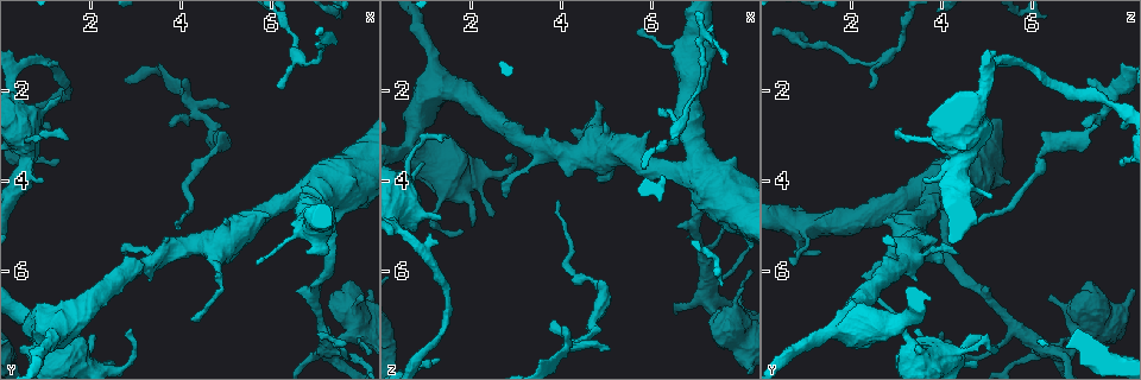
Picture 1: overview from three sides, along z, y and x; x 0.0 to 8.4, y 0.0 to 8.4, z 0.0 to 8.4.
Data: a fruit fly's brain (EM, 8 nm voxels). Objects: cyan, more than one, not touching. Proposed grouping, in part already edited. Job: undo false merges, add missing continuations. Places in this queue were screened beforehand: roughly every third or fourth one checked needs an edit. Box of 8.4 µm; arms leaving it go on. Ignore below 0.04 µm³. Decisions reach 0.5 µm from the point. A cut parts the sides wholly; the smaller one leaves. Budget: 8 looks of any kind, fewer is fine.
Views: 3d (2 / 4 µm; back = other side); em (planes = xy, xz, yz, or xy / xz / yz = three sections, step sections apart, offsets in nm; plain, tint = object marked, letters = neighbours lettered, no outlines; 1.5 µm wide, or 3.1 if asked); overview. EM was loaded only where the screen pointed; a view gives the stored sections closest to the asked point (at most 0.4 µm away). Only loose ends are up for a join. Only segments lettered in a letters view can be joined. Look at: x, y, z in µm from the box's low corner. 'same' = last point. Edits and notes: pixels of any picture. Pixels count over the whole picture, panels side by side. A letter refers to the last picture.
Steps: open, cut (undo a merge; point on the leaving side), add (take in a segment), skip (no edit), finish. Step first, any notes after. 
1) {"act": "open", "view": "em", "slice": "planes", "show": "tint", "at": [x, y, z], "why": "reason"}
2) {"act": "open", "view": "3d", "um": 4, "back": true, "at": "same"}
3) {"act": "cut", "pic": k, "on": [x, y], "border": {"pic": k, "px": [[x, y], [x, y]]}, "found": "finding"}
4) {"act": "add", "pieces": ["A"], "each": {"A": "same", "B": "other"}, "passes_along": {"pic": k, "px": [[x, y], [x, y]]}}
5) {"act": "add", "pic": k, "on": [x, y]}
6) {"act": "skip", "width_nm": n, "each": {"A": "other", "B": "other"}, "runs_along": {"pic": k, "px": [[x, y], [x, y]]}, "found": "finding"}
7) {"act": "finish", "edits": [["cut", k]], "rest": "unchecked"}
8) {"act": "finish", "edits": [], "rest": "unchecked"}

{"act": "open", "view": "em", "slice": "planes", "show": "tint", "at": [4.10, 1.80, 7.25], "why": "an open end"}

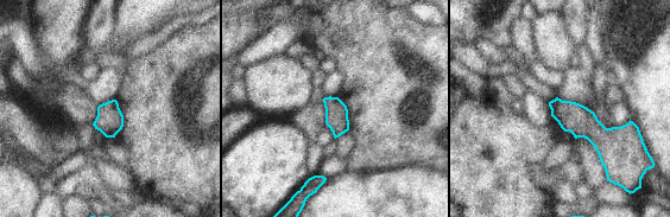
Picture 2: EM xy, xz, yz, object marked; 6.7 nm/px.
{"act": "open", "view": "em", "slice": "planes", "show": "letters", "at": "same", "why": "what lies round it"}

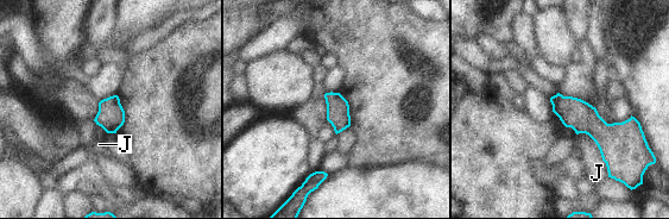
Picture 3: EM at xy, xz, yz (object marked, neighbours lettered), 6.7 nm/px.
{"act": "skip", "width_nm": 160, "each": {"J": "other"}, "runs_along": {"pic": 3, "px": [[554, 99], [599, 130], [624, 130]]}, "found": "no lettered segment goes on from it"}

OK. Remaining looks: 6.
{"act": "open", "view": "3d", "um": 4, "at": [3.85, 4.95, 4.45], "why": "branch stops here"}

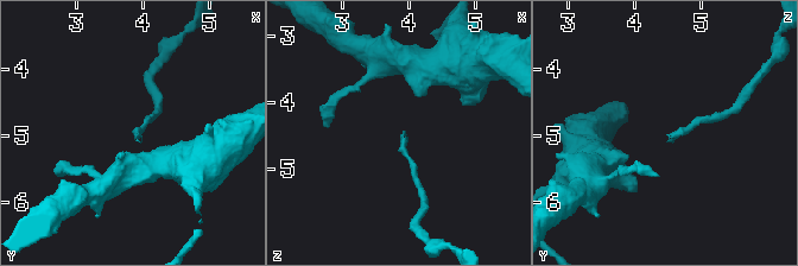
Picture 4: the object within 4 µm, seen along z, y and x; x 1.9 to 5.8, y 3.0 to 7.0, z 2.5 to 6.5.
{"act": "open", "view": "em", "slice": "xz", "step": 8, "show": "tint", "at": [3.90, 5.00, 4.40]}

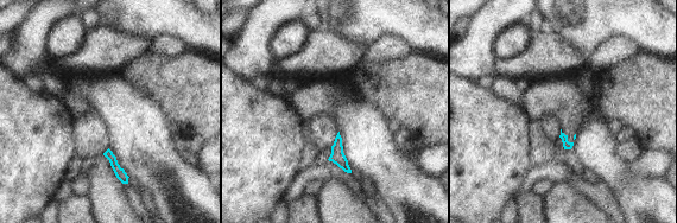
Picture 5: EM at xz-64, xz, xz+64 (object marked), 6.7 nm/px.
{"act": "open", "view": "em", "slice": "planes", "show": "letters", "at": "same"}

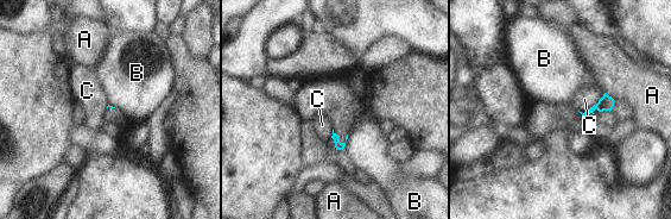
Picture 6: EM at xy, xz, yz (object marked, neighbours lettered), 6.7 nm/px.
{"act": "skip", "each": {"A": "other", "B": "other", "C": "other"}, "border": {"pic": 6, "px": [[346, 143], [342, 149]]}, "found": "none of them fits"}

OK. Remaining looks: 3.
{"act": "open", "view": "em", "slice": "xz", "step": 4, "show": "tint", "at": [2.95, 7.30, 3.40]}

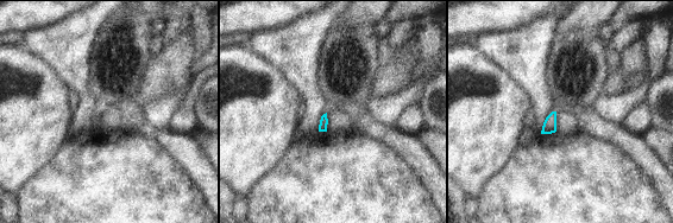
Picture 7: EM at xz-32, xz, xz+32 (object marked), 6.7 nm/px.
{"act": "open", "view": "em", "slice": "xy", "step": 8, "show": "letters", "at": "same"}

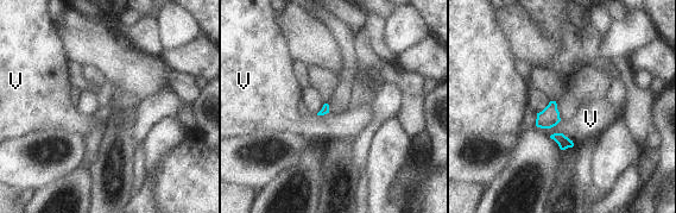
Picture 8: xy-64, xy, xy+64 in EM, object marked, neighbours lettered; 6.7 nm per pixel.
{"act": "skip", "each": {"V": "other"}, "found": "no lettered segment goes on from it"}

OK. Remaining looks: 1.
{"act": "finish", "edits": [], "rest": "unchecked"}

